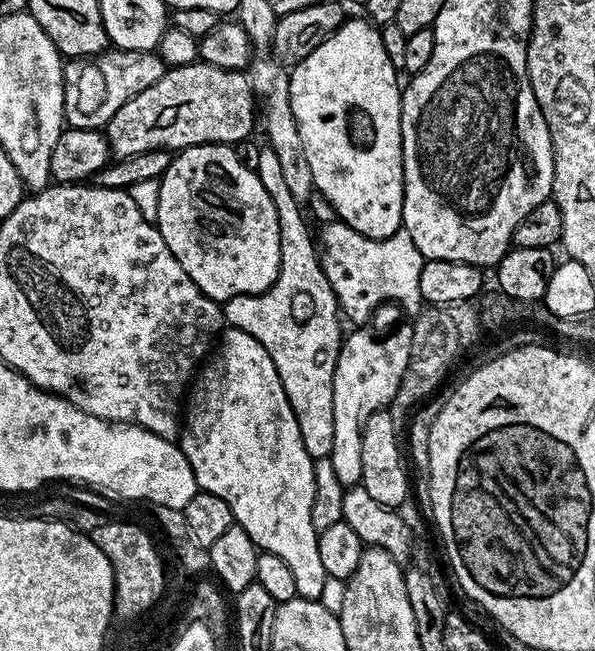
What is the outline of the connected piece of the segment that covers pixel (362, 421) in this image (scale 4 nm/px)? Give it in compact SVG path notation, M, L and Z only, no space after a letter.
M406 322L397 332L379 340L364 326L343 337L336 359L334 386L334 446L330 463L336 480L343 486L359 485L362 478L362 430L375 412L387 409L408 375L412 349L412 324Z

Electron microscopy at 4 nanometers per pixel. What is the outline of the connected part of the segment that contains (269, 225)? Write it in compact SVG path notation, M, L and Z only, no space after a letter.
M199 144L177 151L159 182L158 218L154 223L170 246L170 254L178 258L178 266L190 274L190 282L202 294L223 302L235 296L257 296L276 281L280 273L280 216L272 196L266 194L255 171L244 165L233 145Z

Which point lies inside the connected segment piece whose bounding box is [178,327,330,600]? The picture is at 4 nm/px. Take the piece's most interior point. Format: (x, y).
(239, 434)

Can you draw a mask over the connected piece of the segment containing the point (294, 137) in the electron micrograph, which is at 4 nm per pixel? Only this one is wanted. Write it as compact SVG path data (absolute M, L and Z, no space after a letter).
M253 59L246 69L246 75L252 83L253 93L261 101L268 100L267 147L272 148L278 157L286 190L290 190L290 194L294 194L296 201L304 206L309 203L314 193L314 174L310 174L310 162L306 162L306 146L302 146L302 134L298 134L298 122L290 106L290 82L288 81L290 72L279 60L267 59Z

